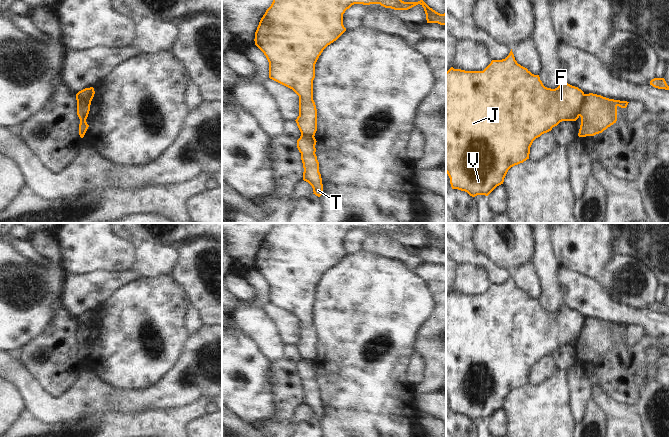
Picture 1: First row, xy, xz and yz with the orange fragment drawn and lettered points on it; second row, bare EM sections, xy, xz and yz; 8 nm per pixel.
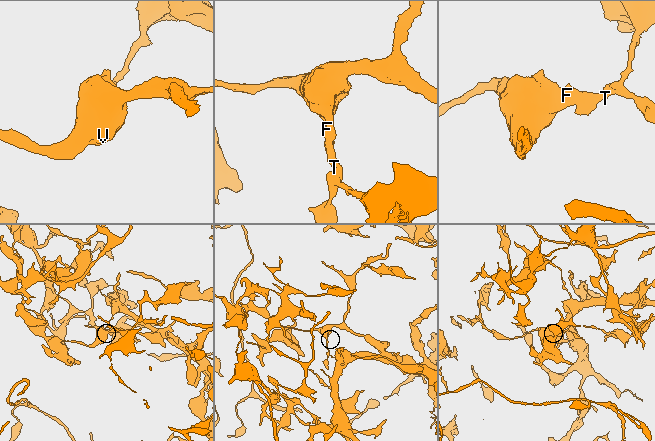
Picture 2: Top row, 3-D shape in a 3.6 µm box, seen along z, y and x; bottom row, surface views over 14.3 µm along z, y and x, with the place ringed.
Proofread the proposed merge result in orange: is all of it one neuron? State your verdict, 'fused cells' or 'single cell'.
fused cells

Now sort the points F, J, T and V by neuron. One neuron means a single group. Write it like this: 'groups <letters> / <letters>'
groups F J V / T

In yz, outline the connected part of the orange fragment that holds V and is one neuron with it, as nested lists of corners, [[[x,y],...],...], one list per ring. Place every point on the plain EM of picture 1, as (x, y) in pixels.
[[[512,273],[505,283],[492,284],[483,295],[465,295],[451,291],[446,296],[446,397],[450,402],[452,413],[465,415],[472,421],[477,419],[488,420],[497,410],[503,408],[511,391],[529,383],[530,371],[536,362],[551,355],[562,345],[576,345],[579,342],[584,320],[585,318],[581,313],[568,308],[566,305],[555,313],[545,311],[539,299],[532,298],[527,292],[517,287]]]

